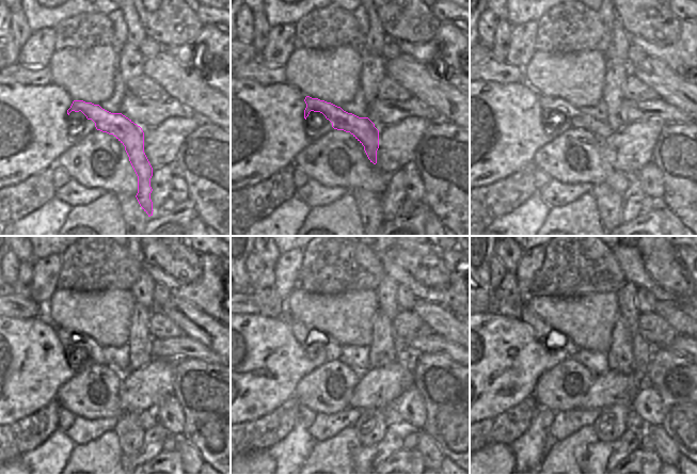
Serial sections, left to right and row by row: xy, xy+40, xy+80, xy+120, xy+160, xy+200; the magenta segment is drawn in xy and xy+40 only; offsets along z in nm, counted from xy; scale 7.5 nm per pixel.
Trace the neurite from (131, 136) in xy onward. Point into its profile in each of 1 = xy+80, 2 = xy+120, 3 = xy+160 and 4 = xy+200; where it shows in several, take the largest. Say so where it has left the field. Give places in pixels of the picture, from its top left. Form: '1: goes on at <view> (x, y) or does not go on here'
1: goes on at xy+80 (579, 120)
2: goes on at xy+120 (94, 350)
3: goes on at xy+160 (300, 331)
4: goes on at xy+200 (540, 329)

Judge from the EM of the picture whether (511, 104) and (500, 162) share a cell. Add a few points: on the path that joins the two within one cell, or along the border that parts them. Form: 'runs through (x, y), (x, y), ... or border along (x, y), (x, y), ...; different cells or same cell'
runs through (505, 119), (500, 147); same cell

